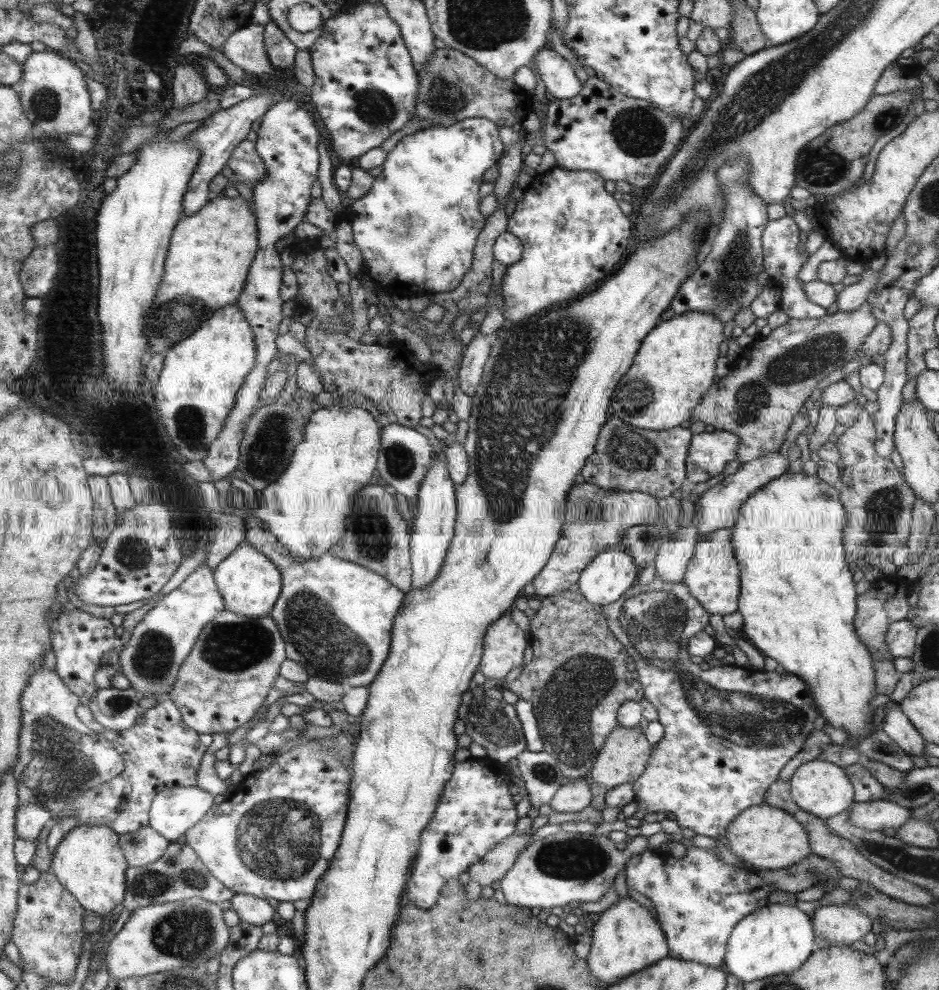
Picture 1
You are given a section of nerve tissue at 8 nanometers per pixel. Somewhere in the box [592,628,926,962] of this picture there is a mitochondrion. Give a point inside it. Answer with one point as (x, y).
(813, 872)

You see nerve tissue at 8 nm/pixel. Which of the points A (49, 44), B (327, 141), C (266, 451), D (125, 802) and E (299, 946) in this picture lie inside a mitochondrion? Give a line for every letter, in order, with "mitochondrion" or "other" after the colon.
A: other
B: other
C: mitochondrion
D: other
E: other

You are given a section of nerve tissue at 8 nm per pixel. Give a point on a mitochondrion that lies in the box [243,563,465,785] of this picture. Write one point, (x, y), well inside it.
(329, 648)

